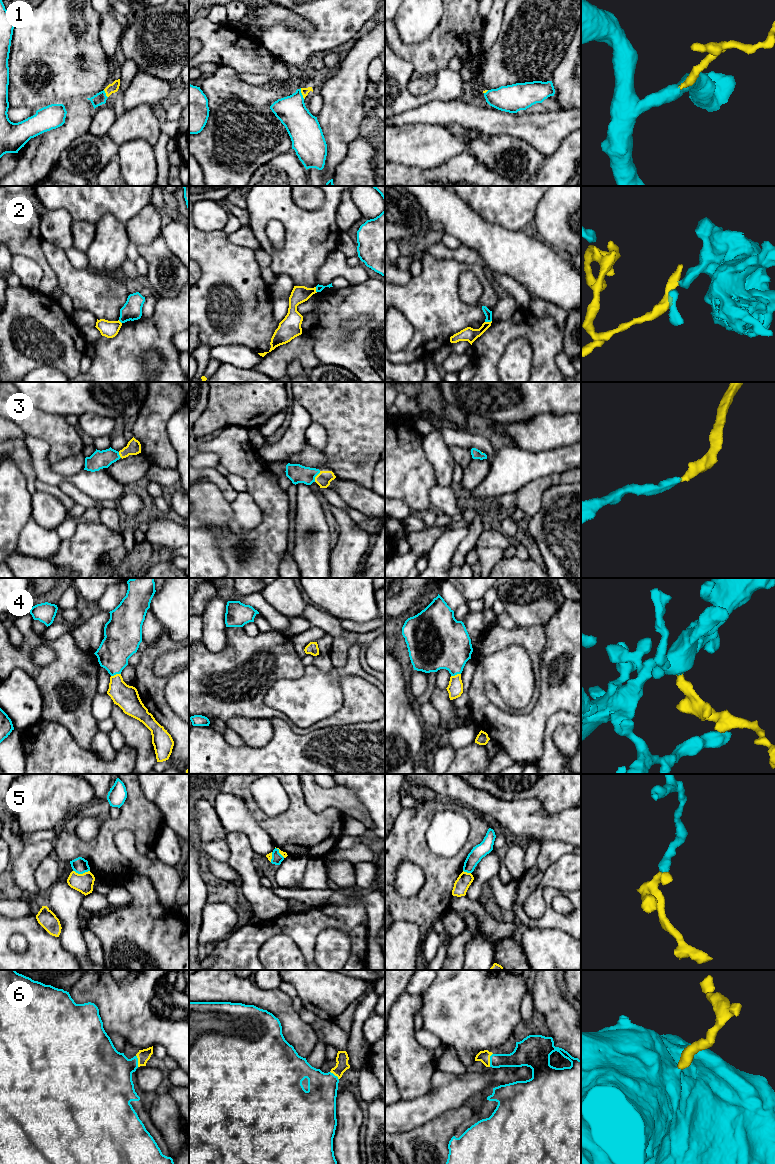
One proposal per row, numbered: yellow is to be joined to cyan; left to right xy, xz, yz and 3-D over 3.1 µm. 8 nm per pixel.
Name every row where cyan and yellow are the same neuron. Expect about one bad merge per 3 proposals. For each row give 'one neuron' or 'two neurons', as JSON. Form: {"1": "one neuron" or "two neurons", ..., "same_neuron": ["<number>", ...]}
{"1": "one neuron", "2": "two neurons", "3": "one neuron", "4": "one neuron", "5": "two neurons", "6": "one neuron", "same_neuron": ["1", "3", "4", "6"]}

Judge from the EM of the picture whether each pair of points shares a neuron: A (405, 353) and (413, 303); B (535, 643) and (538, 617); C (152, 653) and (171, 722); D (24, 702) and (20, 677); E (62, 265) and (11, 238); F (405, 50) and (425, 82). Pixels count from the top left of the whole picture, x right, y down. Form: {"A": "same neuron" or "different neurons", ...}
{"A": "same neuron", "B": "different neurons", "C": "same neuron", "D": "same neuron", "E": "different neurons", "F": "different neurons"}

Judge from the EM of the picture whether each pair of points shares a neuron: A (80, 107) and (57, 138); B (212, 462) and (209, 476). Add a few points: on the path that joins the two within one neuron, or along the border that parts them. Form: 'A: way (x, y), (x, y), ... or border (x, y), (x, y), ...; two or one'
A: way (79, 115), (65, 130); one
B: border (214, 467), (201, 467), (199, 469); two

